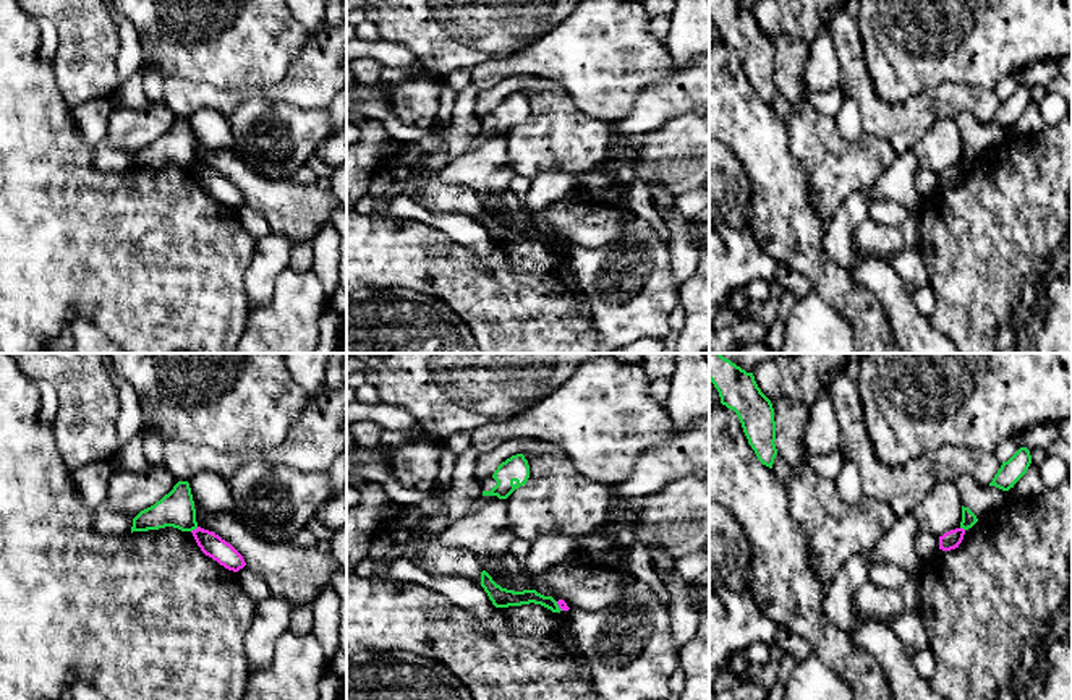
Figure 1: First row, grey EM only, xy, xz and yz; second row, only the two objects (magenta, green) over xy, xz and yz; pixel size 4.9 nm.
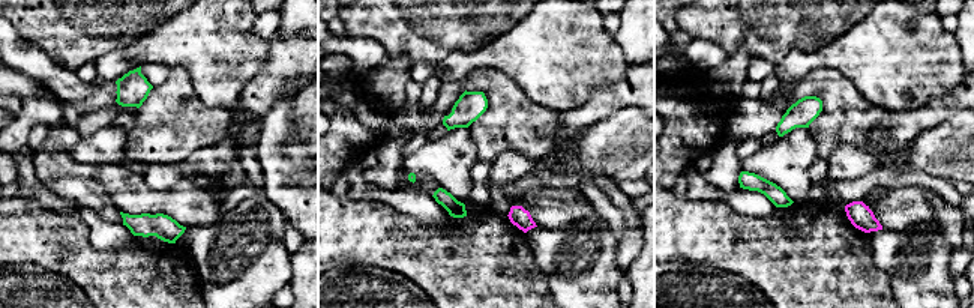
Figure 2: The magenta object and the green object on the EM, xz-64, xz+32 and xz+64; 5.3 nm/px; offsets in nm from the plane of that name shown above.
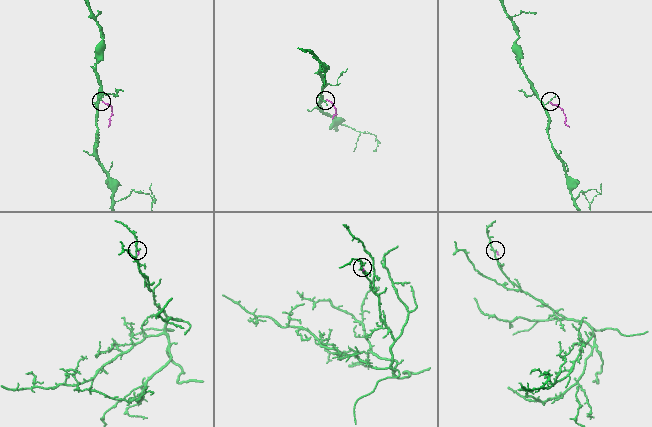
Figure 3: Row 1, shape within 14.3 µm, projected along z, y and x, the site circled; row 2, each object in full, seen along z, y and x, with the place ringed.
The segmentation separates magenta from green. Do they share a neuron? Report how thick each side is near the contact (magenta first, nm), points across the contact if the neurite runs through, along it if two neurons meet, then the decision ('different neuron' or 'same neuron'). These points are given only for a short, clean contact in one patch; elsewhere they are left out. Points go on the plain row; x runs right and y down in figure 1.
110 nm thick on the magenta side, 180 nm on the other; border along xy (198, 164), (191, 169); different neuron

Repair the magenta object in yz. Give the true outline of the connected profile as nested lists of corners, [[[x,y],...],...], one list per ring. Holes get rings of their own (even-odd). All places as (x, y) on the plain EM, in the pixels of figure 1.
[[[955,165],[939,173],[939,186],[951,188],[959,185],[965,172],[964,165]]]

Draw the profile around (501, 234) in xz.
[[[483,207],[481,209],[481,224],[487,230],[489,237],[496,245],[521,243],[521,241],[541,241],[552,250],[560,250],[557,238],[552,233],[544,233],[536,227],[513,228],[497,222],[492,214]]]

